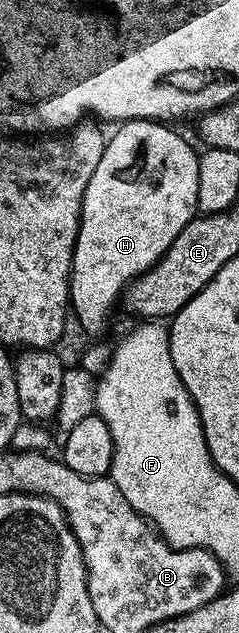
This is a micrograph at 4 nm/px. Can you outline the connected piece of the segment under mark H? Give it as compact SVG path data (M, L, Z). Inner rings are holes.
M128 119L116 127L119 128L110 132L105 153L101 153L101 162L85 189L79 236L71 262L69 307L74 322L76 319L87 331L99 331L106 325L127 284L144 275L167 252L169 245L177 241L181 229L185 229L199 211L199 155L171 128L174 126L153 119Z

